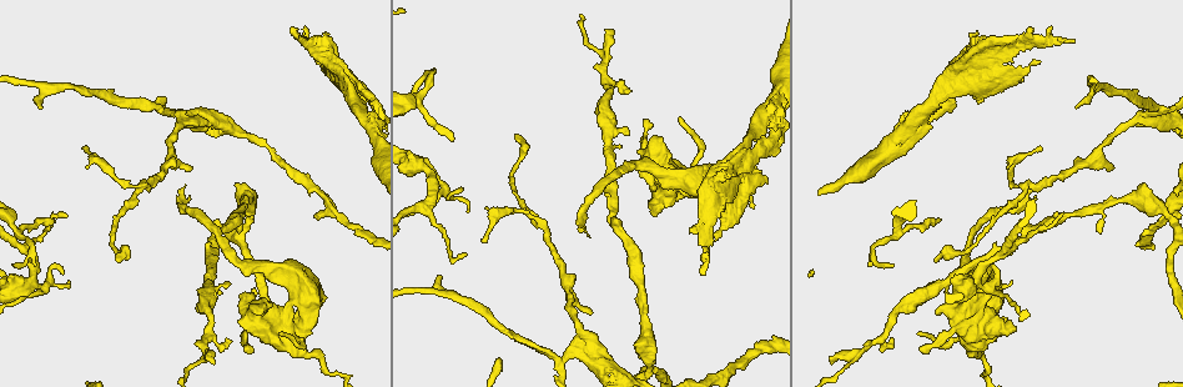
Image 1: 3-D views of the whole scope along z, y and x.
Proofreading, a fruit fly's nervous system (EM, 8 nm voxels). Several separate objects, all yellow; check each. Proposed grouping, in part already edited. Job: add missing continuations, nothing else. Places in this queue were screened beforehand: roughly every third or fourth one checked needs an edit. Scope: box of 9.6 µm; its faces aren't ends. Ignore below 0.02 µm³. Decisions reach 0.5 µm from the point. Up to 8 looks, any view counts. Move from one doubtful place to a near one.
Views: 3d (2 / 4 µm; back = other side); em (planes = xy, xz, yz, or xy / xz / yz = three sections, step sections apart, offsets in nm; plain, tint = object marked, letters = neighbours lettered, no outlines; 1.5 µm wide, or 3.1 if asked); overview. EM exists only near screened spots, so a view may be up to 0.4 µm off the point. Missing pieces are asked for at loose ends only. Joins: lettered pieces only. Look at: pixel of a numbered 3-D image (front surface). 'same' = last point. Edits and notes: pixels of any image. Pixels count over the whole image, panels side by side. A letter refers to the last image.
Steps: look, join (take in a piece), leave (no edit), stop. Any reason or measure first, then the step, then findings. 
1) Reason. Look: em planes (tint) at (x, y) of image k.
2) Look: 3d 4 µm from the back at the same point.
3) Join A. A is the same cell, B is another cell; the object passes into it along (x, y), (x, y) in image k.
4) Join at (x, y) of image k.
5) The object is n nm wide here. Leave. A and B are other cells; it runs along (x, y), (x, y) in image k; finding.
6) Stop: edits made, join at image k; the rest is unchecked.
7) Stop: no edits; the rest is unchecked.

Thick end. Look: 3d 4 µm from the back at (1016, 329) of image 1.

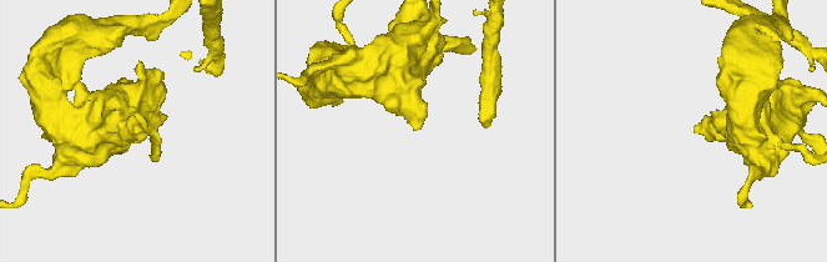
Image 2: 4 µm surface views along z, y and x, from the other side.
Look: em planes (plain) at (695, 132) of image 2.

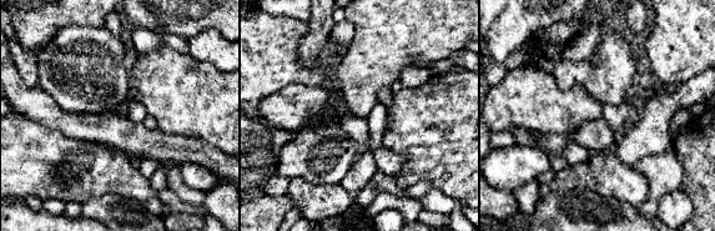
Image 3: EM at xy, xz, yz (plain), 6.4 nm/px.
Look: em planes (letters) at the same point.

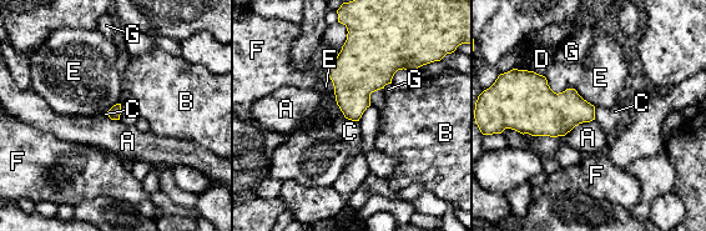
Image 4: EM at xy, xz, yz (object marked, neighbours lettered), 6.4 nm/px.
Leave. A, B, C, D, E, F and G are other cells; none of them fits.

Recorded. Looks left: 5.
Tapers out. Look: em planes (letters) at (833, 362) of image 1.

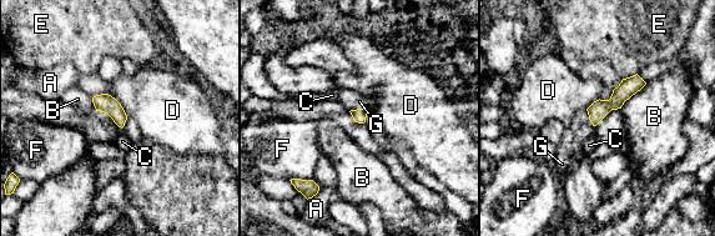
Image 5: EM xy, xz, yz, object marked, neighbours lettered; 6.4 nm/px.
The longest contact is with B, 240 nm. Join G. G is the same cell, A, B, C, D, E and F are other cells; the object passes into it along (598, 110), (589, 118), (580, 129) in image 5; the neuron continues.

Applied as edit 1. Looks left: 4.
Free end. Look: em planes (tint) at (1111, 168) of image 1.

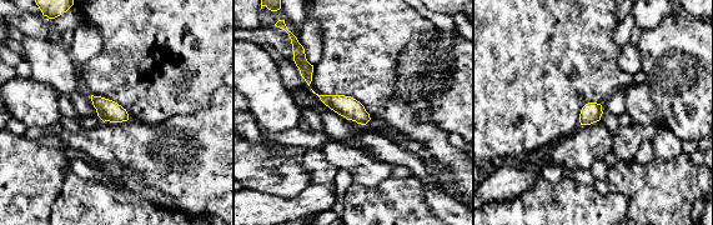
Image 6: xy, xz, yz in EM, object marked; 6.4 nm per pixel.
Look: em planes (letters) at the same point.

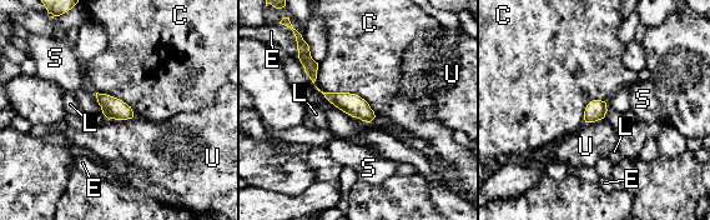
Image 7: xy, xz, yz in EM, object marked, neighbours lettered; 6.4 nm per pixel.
The longest contact is with C, 440 nm. Leave. C, E, L, S and U are other cells; a border runs along (132, 116), (109, 120) in image 7; no lettered piece goes on from it.

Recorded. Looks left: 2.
Stop: edits made, join at image 5; the rest is unchecked.

